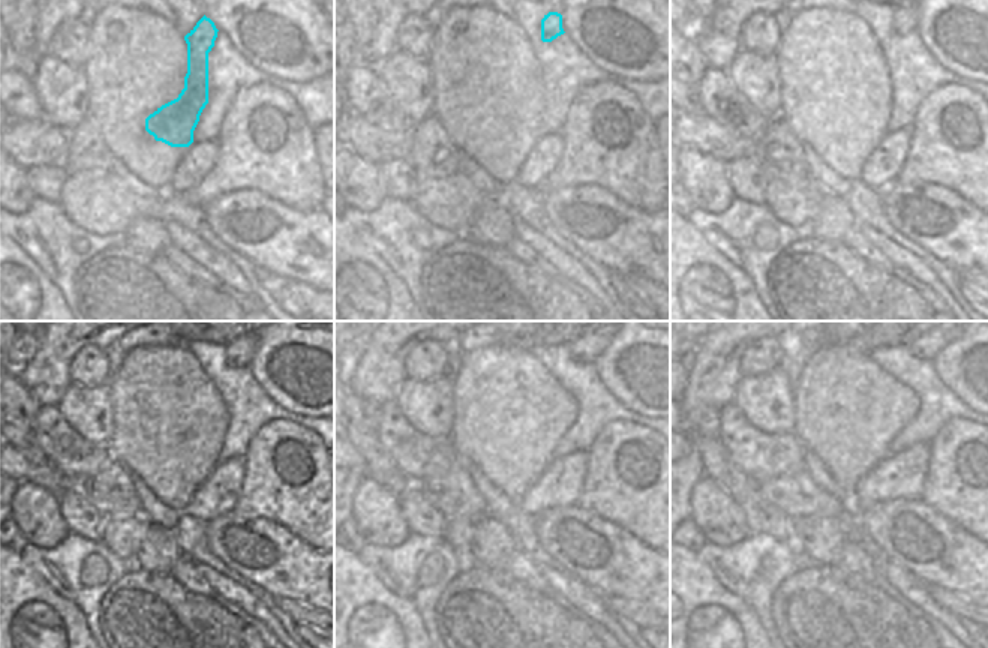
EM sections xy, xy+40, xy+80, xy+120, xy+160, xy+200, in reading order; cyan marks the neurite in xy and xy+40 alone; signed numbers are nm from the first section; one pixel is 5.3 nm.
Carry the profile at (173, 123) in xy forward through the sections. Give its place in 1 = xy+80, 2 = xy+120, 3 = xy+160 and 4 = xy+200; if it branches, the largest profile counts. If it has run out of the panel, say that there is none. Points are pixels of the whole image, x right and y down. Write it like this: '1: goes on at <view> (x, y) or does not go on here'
1: goes on at xy+80 (906, 18)
2: goes on at xy+120 (239, 354)
3: goes on at xy+160 (582, 351)
4: goes on at xy+200 (928, 351)

